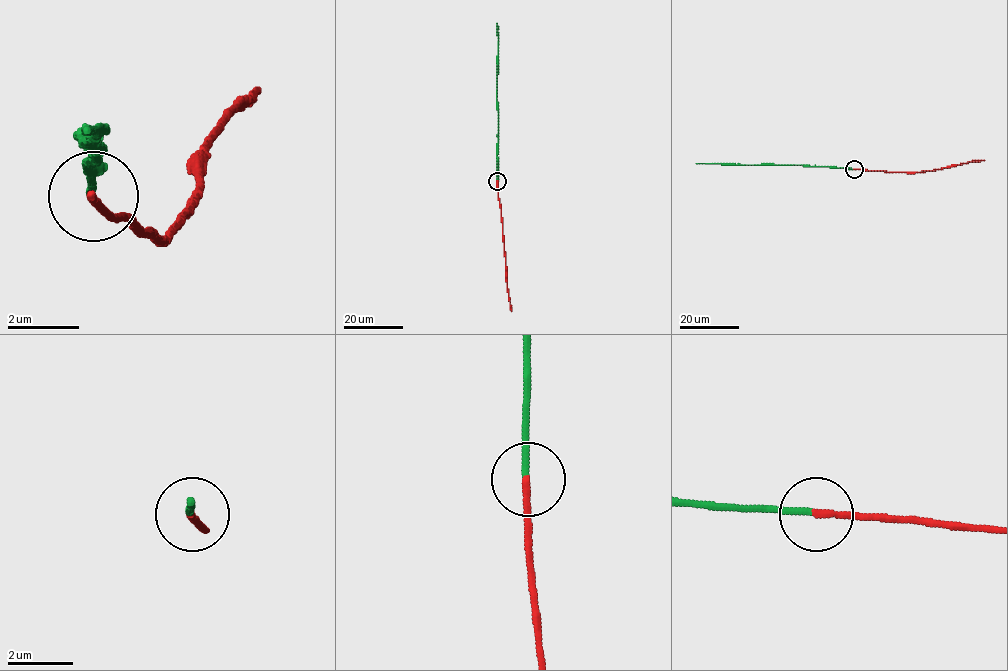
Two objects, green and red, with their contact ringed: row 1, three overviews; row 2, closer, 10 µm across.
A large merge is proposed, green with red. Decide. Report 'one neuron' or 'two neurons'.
one neuron

